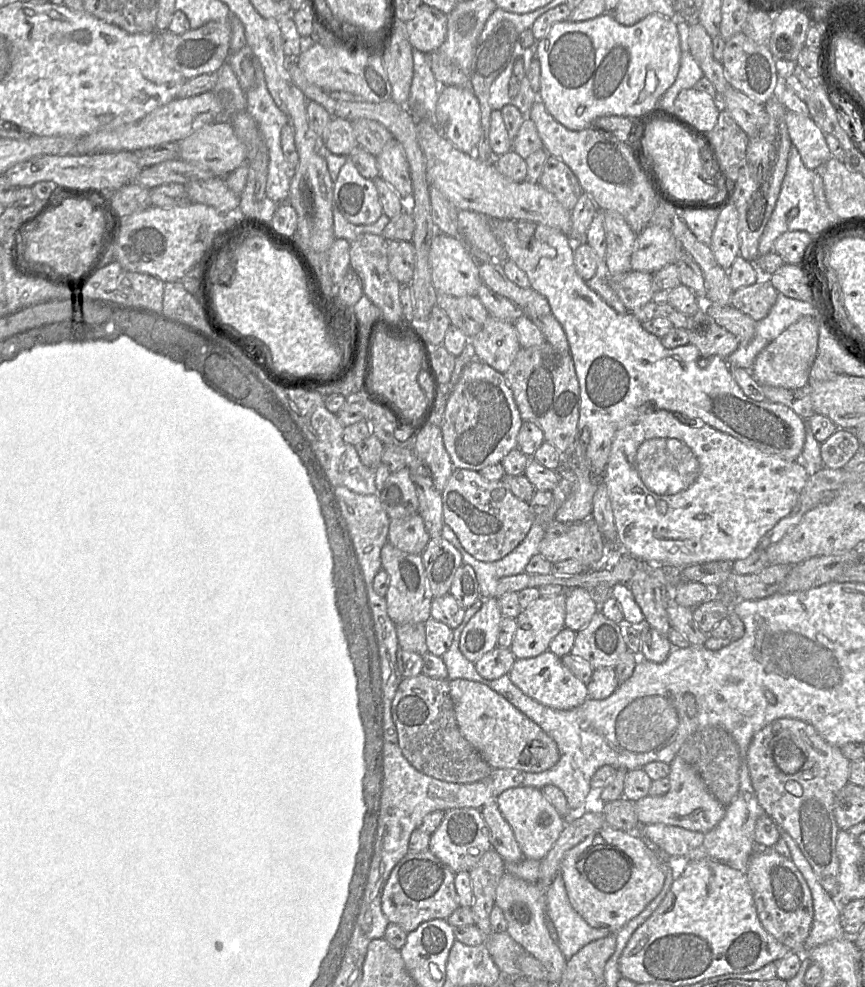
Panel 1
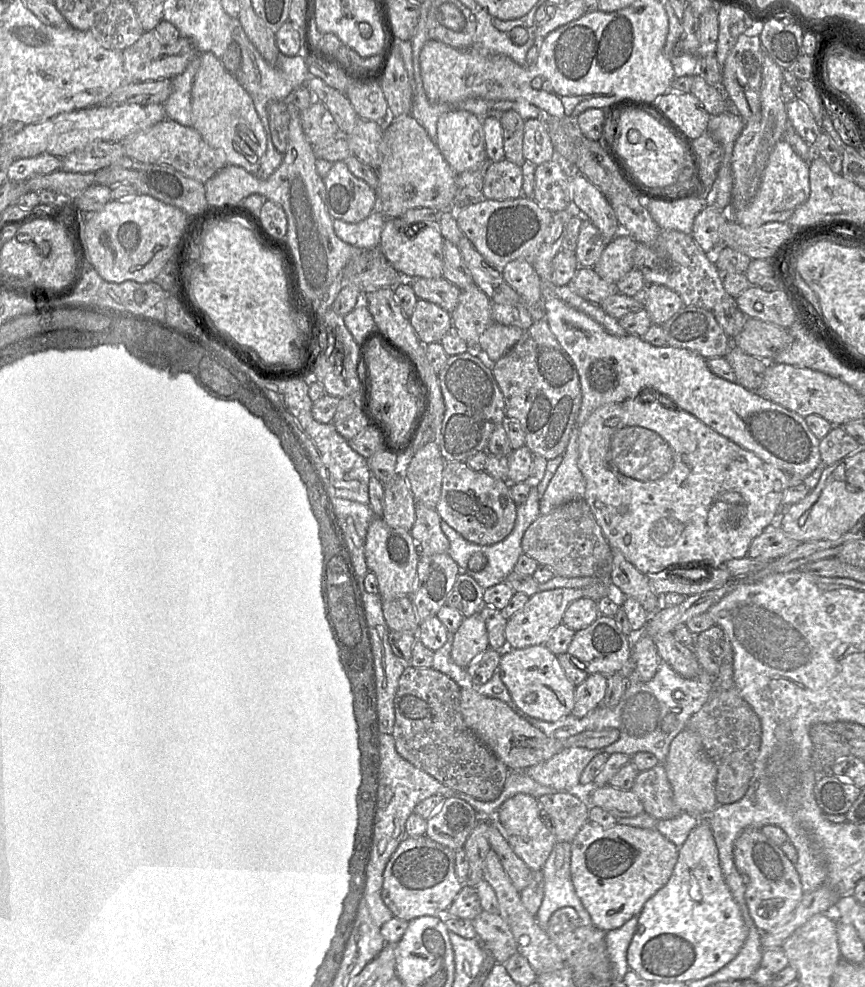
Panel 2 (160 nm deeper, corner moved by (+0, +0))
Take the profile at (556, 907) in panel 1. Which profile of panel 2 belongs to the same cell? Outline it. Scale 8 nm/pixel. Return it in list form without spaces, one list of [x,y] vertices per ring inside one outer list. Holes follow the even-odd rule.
[[[557,842],[542,868],[544,896],[536,914],[536,919],[542,927],[547,925],[556,910],[566,906],[576,910],[584,925],[593,925],[572,883],[571,847],[570,843]]]

